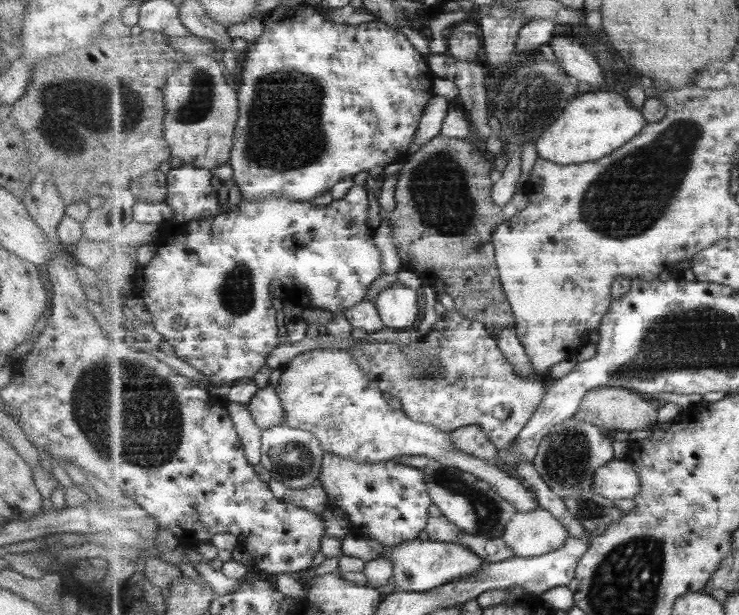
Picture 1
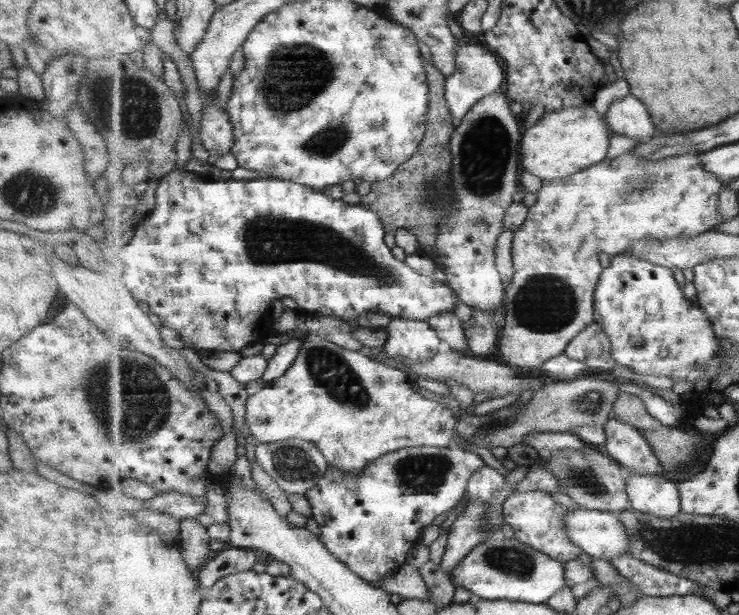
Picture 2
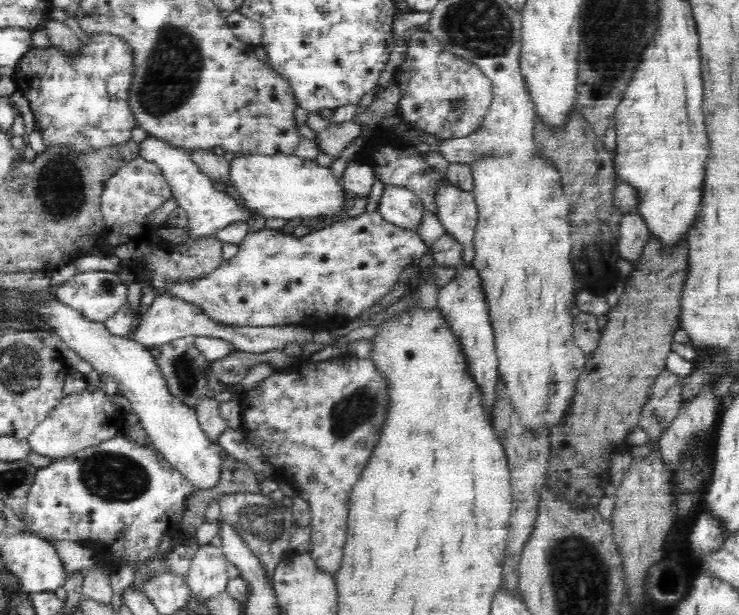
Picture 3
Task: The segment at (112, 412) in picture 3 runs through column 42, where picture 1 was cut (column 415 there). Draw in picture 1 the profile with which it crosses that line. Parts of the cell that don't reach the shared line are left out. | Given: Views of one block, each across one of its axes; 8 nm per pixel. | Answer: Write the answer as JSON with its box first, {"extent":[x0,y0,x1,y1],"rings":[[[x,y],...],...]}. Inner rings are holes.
{"extent":[276,349,541,513],"rings":[[[334,349],[309,350],[309,352],[297,356],[282,371],[282,379],[276,389],[283,403],[283,426],[313,433],[320,440],[325,452],[332,452],[343,458],[355,462],[364,462],[365,464],[395,461],[398,456],[429,457],[447,466],[470,472],[477,478],[489,481],[489,484],[492,484],[499,494],[517,507],[519,513],[531,512],[537,507],[541,507],[540,503],[533,499],[531,493],[528,493],[517,479],[511,477],[511,474],[501,470],[495,464],[485,462],[456,447],[454,440],[451,439],[450,432],[443,432],[441,428],[425,424],[425,422],[415,422],[415,420],[411,420],[411,415],[402,408],[391,408],[387,398],[383,396],[383,391],[371,380],[366,370],[363,370],[357,364],[357,360],[353,358],[353,354],[349,354],[349,351]]]}

